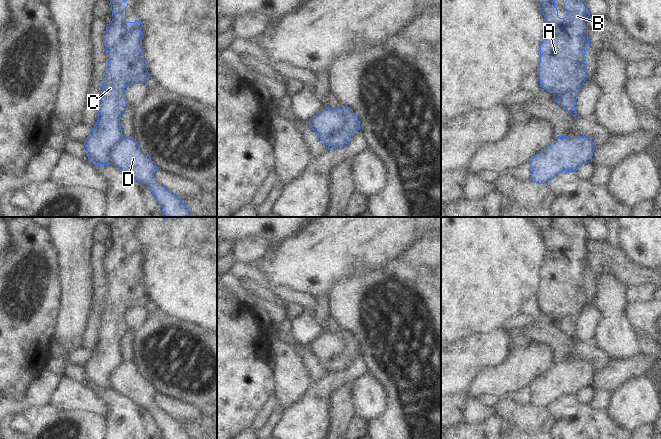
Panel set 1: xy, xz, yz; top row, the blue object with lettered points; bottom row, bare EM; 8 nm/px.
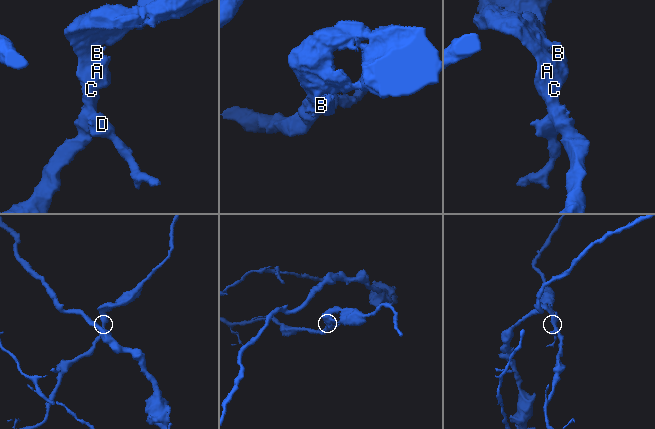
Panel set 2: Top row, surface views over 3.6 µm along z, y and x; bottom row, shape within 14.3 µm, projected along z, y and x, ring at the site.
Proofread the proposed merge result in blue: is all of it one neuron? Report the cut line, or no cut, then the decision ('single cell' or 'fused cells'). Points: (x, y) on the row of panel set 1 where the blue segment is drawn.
cut xz (337, 108), (343, 117), (344, 125), (329, 138), (327, 144); fused cells

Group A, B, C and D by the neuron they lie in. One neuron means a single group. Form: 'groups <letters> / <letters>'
groups A B C / D

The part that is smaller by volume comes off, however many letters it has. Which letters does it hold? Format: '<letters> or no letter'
D

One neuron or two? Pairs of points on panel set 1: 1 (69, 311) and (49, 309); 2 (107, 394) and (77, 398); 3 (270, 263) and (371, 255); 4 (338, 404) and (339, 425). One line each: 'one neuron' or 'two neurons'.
1: two neurons
2: two neurons
3: one neuron
4: one neuron

